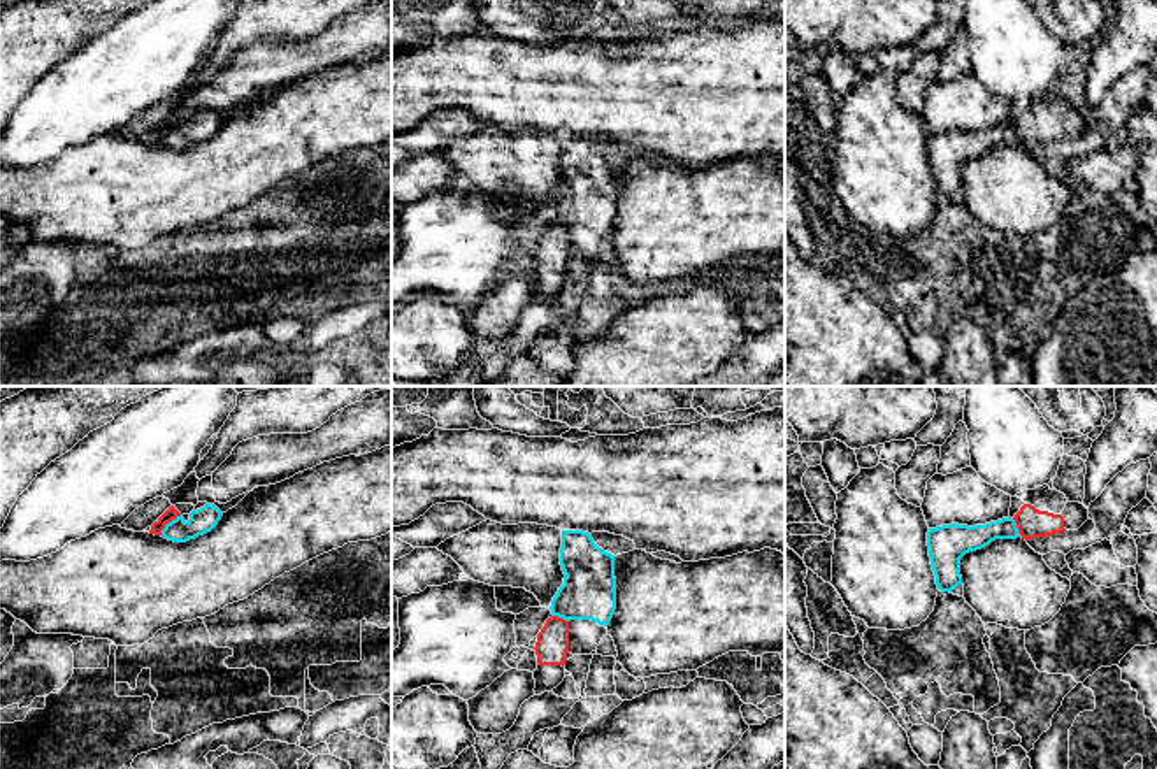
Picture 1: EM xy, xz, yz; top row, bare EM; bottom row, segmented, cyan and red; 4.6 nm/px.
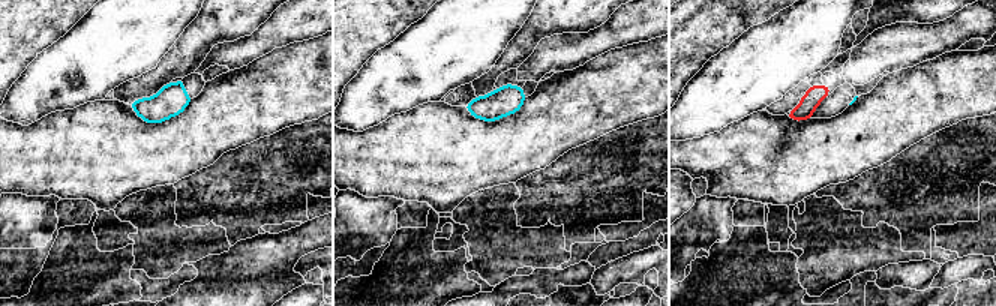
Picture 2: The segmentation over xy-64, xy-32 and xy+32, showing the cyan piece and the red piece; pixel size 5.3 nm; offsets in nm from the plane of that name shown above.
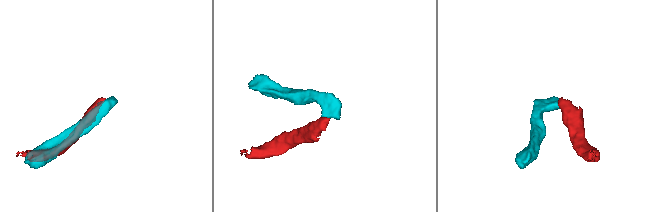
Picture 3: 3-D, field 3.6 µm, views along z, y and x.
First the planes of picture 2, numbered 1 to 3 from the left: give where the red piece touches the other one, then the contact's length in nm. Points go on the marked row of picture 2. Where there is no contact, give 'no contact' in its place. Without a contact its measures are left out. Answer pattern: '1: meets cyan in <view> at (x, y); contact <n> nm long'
1: no contact
2: no contact
3: no contact

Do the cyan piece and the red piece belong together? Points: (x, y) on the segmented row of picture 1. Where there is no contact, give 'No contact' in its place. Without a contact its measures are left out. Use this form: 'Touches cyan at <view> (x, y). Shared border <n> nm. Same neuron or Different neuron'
Touches cyan at xy (167, 524). Shared border 130 nm. Different neuron

